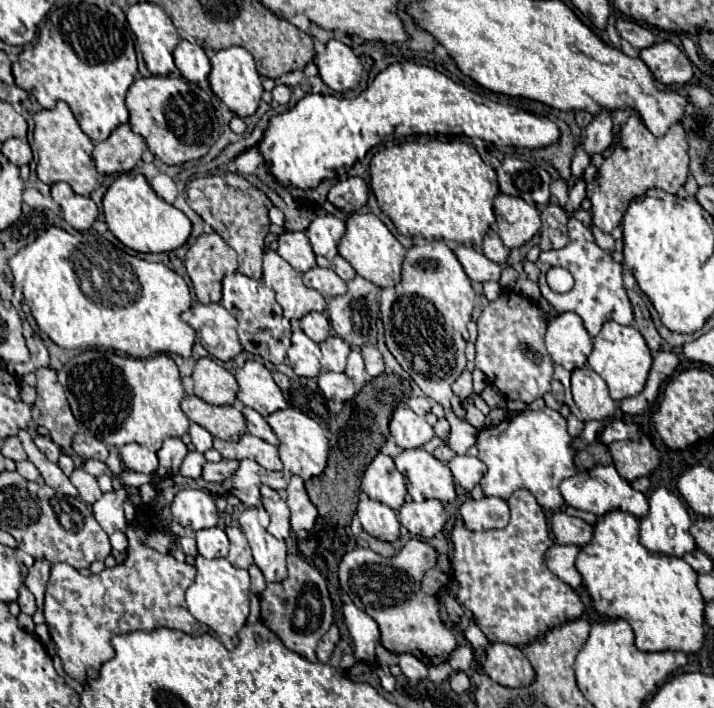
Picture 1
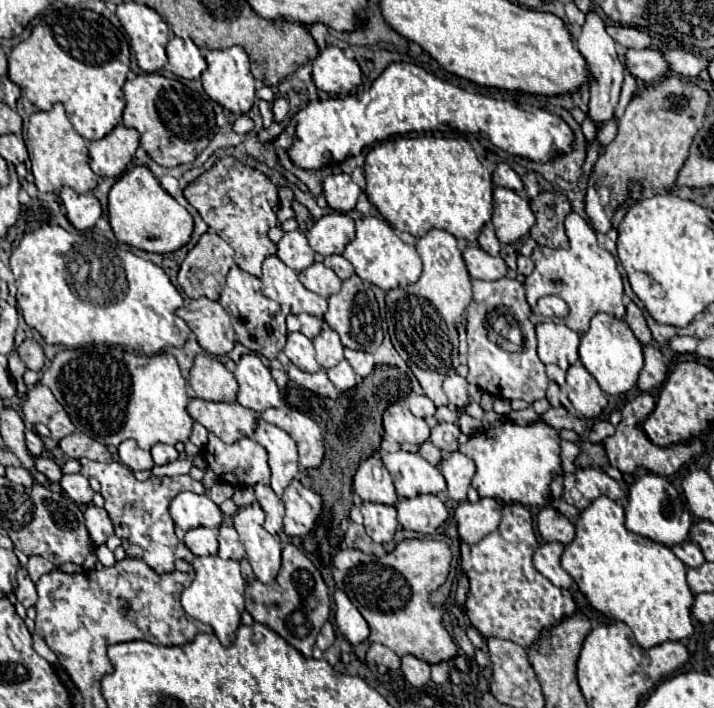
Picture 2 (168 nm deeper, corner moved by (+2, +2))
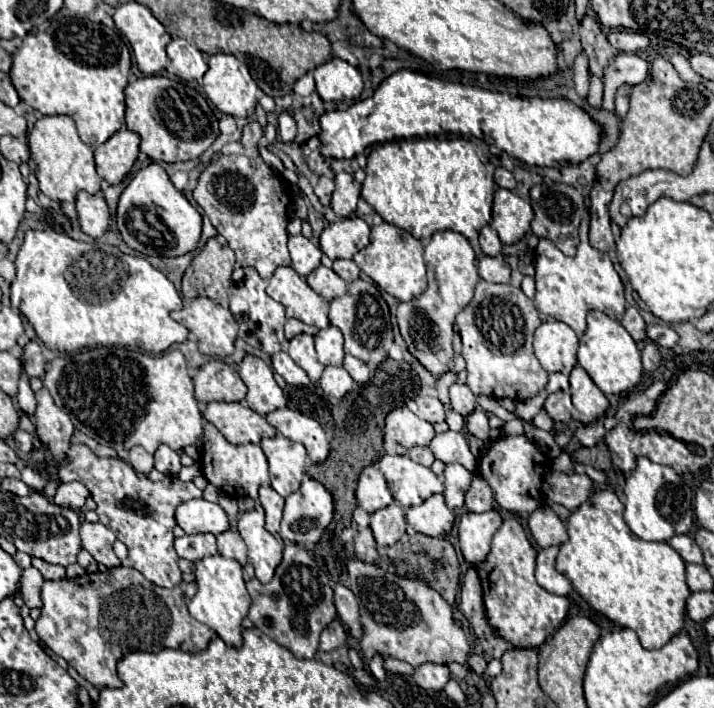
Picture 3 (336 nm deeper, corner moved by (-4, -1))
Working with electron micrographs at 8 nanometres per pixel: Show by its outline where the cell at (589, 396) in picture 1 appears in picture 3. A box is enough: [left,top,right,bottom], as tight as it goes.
[570,366,608,422]

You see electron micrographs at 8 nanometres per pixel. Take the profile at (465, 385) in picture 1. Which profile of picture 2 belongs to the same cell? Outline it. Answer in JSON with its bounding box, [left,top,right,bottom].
[444,375,468,409]

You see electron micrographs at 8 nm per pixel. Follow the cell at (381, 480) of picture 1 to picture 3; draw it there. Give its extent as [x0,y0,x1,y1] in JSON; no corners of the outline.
[356,464,394,514]

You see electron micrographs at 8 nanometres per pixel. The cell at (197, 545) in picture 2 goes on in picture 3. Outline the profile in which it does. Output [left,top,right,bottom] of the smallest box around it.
[174,534,218,562]

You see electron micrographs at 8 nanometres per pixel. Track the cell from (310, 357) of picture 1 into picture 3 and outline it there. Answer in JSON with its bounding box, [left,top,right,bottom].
[288,334,324,382]

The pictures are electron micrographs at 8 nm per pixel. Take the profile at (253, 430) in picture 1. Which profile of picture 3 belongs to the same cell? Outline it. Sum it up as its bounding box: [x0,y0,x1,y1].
[260,434,308,498]

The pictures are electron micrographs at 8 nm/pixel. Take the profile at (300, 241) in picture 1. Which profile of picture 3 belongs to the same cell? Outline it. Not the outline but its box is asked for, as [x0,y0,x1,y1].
[288,236,320,276]

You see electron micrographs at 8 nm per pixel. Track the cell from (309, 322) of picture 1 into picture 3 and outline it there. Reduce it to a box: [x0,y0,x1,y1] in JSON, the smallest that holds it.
[284,318,318,340]

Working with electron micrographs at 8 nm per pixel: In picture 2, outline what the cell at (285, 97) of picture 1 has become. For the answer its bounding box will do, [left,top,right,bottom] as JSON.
[272,95,288,121]

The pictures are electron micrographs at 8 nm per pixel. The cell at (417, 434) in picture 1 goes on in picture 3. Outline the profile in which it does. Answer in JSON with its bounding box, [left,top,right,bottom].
[384,408,434,448]

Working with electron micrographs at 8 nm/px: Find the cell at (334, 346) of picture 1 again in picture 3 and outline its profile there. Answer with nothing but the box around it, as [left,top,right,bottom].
[314,326,344,366]

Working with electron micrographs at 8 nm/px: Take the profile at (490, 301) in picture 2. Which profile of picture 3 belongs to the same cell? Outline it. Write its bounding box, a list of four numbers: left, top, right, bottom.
[456,280,548,400]

